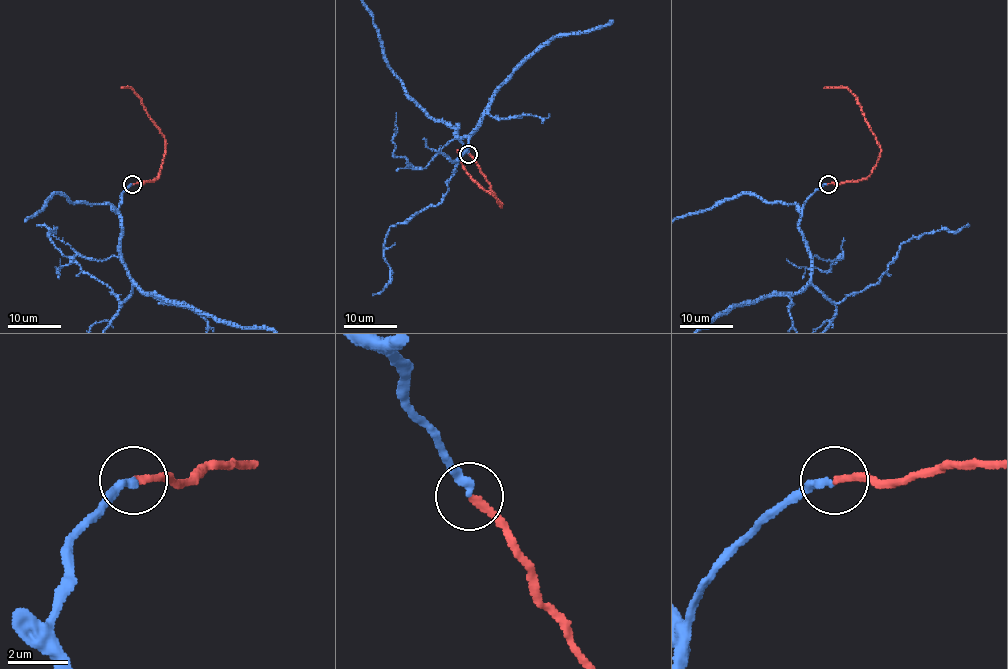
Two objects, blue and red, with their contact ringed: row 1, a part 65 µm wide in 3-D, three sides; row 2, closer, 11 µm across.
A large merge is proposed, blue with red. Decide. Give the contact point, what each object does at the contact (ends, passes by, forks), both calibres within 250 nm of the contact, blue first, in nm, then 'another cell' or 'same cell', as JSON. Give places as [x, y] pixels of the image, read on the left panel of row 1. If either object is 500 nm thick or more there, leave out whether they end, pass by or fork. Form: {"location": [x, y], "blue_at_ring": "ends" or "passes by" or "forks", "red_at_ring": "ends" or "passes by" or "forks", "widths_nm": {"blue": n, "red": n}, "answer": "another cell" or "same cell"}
{"location": [132, 184], "blue_at_ring": "ends", "red_at_ring": "ends", "widths_nm": {"blue": 300, "red": 220}, "answer": "same cell"}

